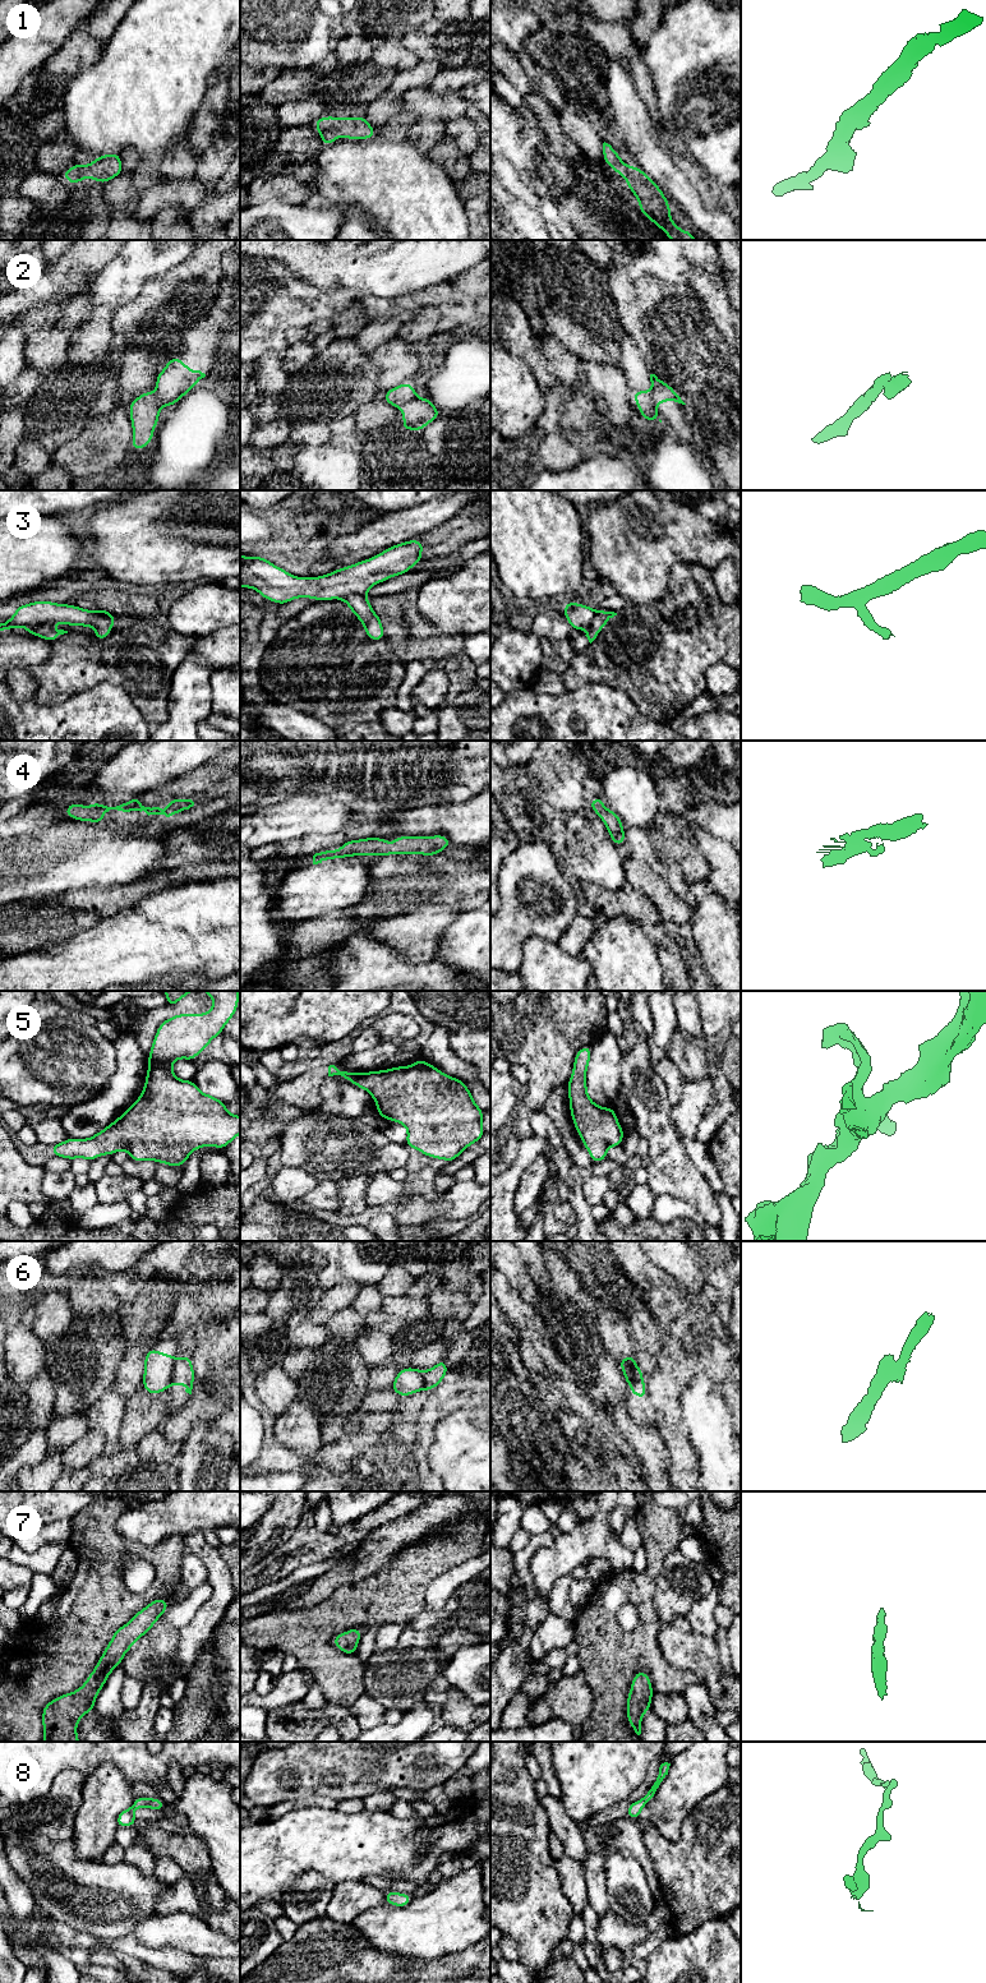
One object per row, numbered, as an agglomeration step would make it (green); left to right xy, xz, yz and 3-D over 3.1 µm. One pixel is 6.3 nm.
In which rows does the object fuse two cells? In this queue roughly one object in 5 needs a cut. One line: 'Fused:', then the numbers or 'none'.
Fused: 2, 6

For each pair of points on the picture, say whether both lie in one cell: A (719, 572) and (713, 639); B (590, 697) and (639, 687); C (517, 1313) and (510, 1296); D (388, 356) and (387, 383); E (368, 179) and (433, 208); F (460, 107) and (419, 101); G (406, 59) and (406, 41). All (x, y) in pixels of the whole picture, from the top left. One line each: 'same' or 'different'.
A: different
B: different
C: same
D: same
E: same
F: same
G: different

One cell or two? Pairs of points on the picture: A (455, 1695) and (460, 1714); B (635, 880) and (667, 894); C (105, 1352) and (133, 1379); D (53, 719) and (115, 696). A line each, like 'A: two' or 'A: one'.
A: one
B: one
C: two
D: one

